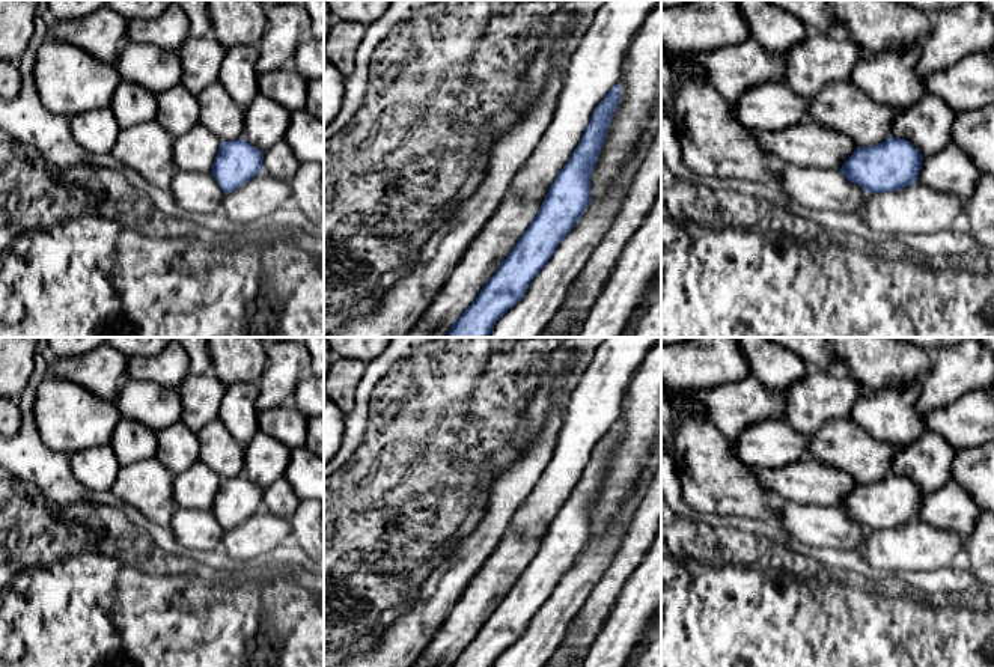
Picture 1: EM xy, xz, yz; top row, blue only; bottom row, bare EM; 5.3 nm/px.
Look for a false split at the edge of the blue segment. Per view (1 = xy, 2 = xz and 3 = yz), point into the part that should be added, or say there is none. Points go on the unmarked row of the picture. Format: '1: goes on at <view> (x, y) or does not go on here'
1: does not go on here
2: does not go on here
3: does not go on here

